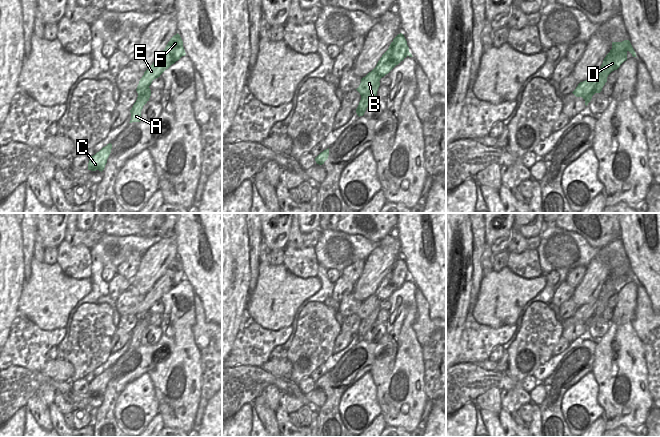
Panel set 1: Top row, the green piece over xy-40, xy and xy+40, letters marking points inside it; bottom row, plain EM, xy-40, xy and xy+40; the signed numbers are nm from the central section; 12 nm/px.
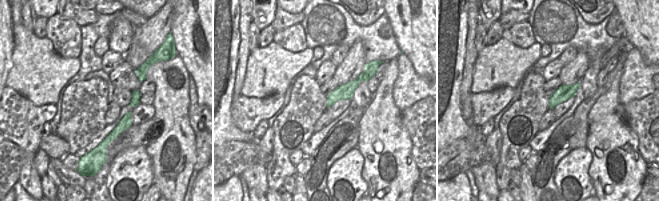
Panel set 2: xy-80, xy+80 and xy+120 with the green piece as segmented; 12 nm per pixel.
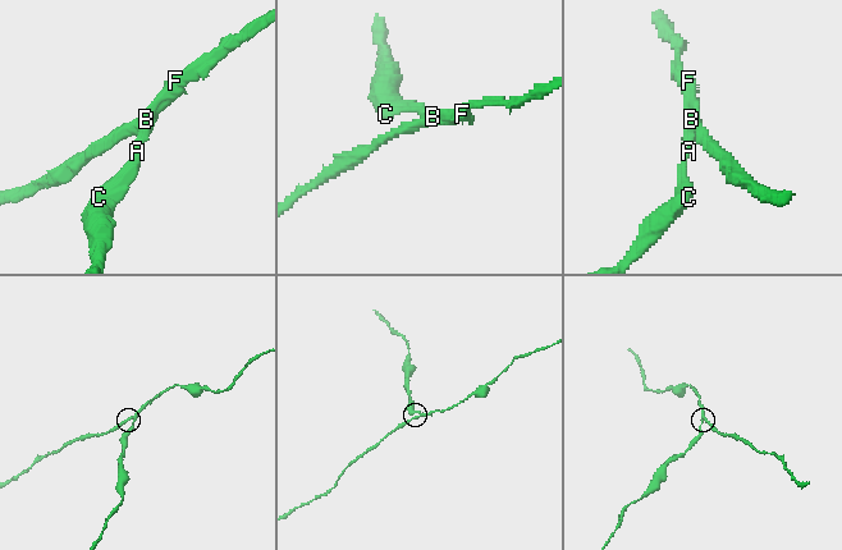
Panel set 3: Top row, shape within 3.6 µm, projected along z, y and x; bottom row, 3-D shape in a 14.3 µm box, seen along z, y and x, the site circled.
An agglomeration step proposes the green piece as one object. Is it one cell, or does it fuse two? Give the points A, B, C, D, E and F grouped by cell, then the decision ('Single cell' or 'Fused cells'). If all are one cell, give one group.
Groups: A C / B D E F. Fused cells

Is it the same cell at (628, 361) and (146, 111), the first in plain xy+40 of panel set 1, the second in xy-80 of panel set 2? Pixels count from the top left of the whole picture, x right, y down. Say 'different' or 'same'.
different

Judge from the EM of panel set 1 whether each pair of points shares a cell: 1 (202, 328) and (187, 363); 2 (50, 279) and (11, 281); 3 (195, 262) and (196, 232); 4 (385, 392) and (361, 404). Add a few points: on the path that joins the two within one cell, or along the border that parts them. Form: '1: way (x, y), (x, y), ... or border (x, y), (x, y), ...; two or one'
1: border (195, 319), (192, 335), (199, 350); two
2: border (25, 280), (18, 302); two
3: way (196, 255), (196, 239); one
4: border (371, 373), (376, 388), (376, 400), (381, 413); two

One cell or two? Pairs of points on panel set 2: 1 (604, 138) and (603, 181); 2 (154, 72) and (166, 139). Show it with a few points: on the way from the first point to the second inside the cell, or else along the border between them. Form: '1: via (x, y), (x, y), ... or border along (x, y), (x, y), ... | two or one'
1: via (606, 149), (605, 170) | one
2: via (166, 89), (166, 122) | one

